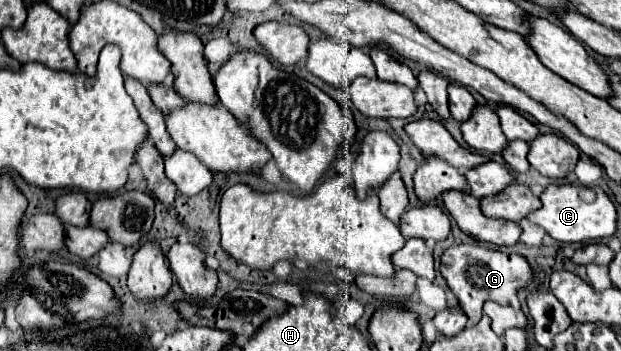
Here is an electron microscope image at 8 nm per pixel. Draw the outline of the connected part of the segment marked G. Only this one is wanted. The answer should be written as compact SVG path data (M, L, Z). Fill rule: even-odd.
M455 244L447 248L441 256L439 270L447 280L451 292L459 298L459 304L471 322L479 322L483 302L493 300L499 304L509 304L509 296L517 294L517 290L527 286L527 282L531 280L531 268L523 256L503 254L499 250L489 250L479 244Z

